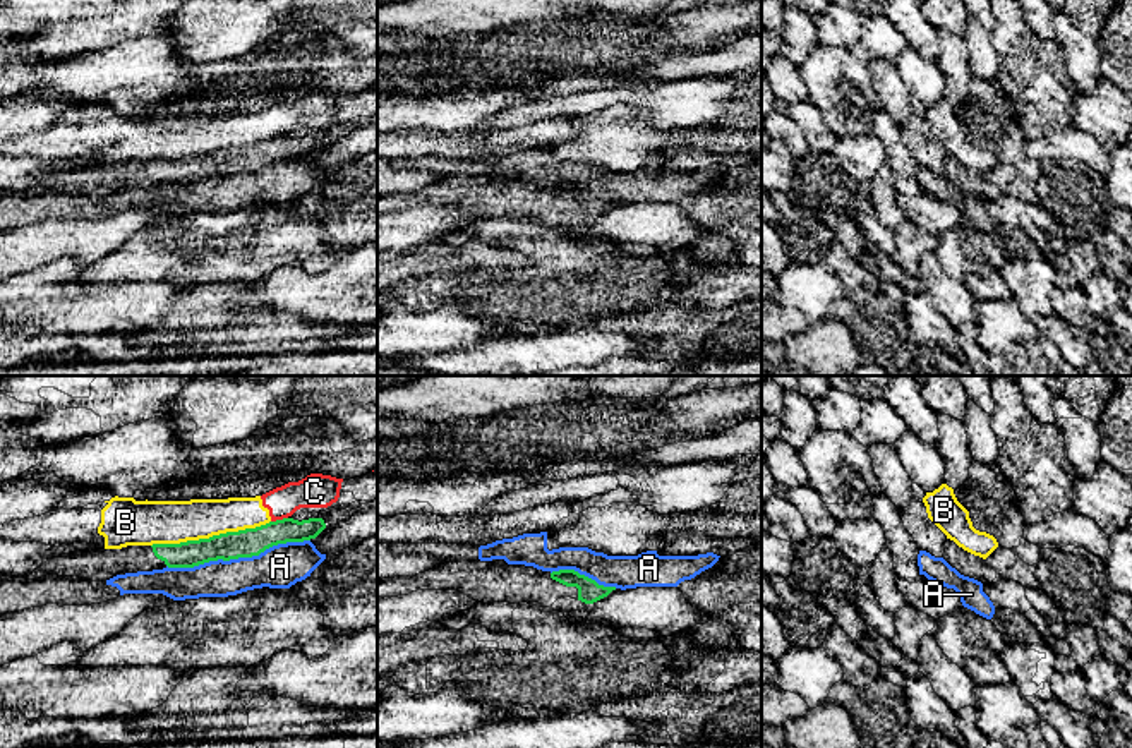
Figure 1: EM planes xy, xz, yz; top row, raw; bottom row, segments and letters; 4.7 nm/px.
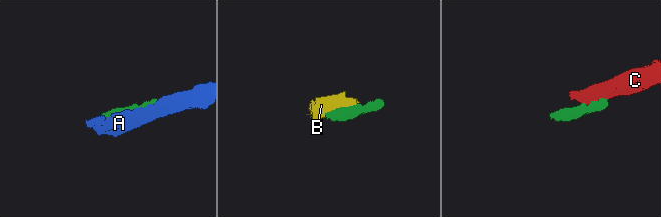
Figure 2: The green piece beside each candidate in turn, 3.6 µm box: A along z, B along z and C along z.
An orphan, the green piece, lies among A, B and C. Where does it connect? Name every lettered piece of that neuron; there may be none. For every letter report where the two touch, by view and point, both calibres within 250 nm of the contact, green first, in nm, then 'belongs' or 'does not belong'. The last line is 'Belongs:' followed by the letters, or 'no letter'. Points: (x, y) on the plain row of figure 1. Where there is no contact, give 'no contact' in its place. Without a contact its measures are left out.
A: meets green in xy at (237, 174); 130 nm thick on the green side, 200 nm on the other; does not belong
B: meets green in xy at (210, 153); 130 nm thick on the green side, 200 nm on the other; does not belong
C: meets green in xy at (278, 136); 130 nm thick on the green side, 160 nm on the other; does not belong
Belongs: no letter

